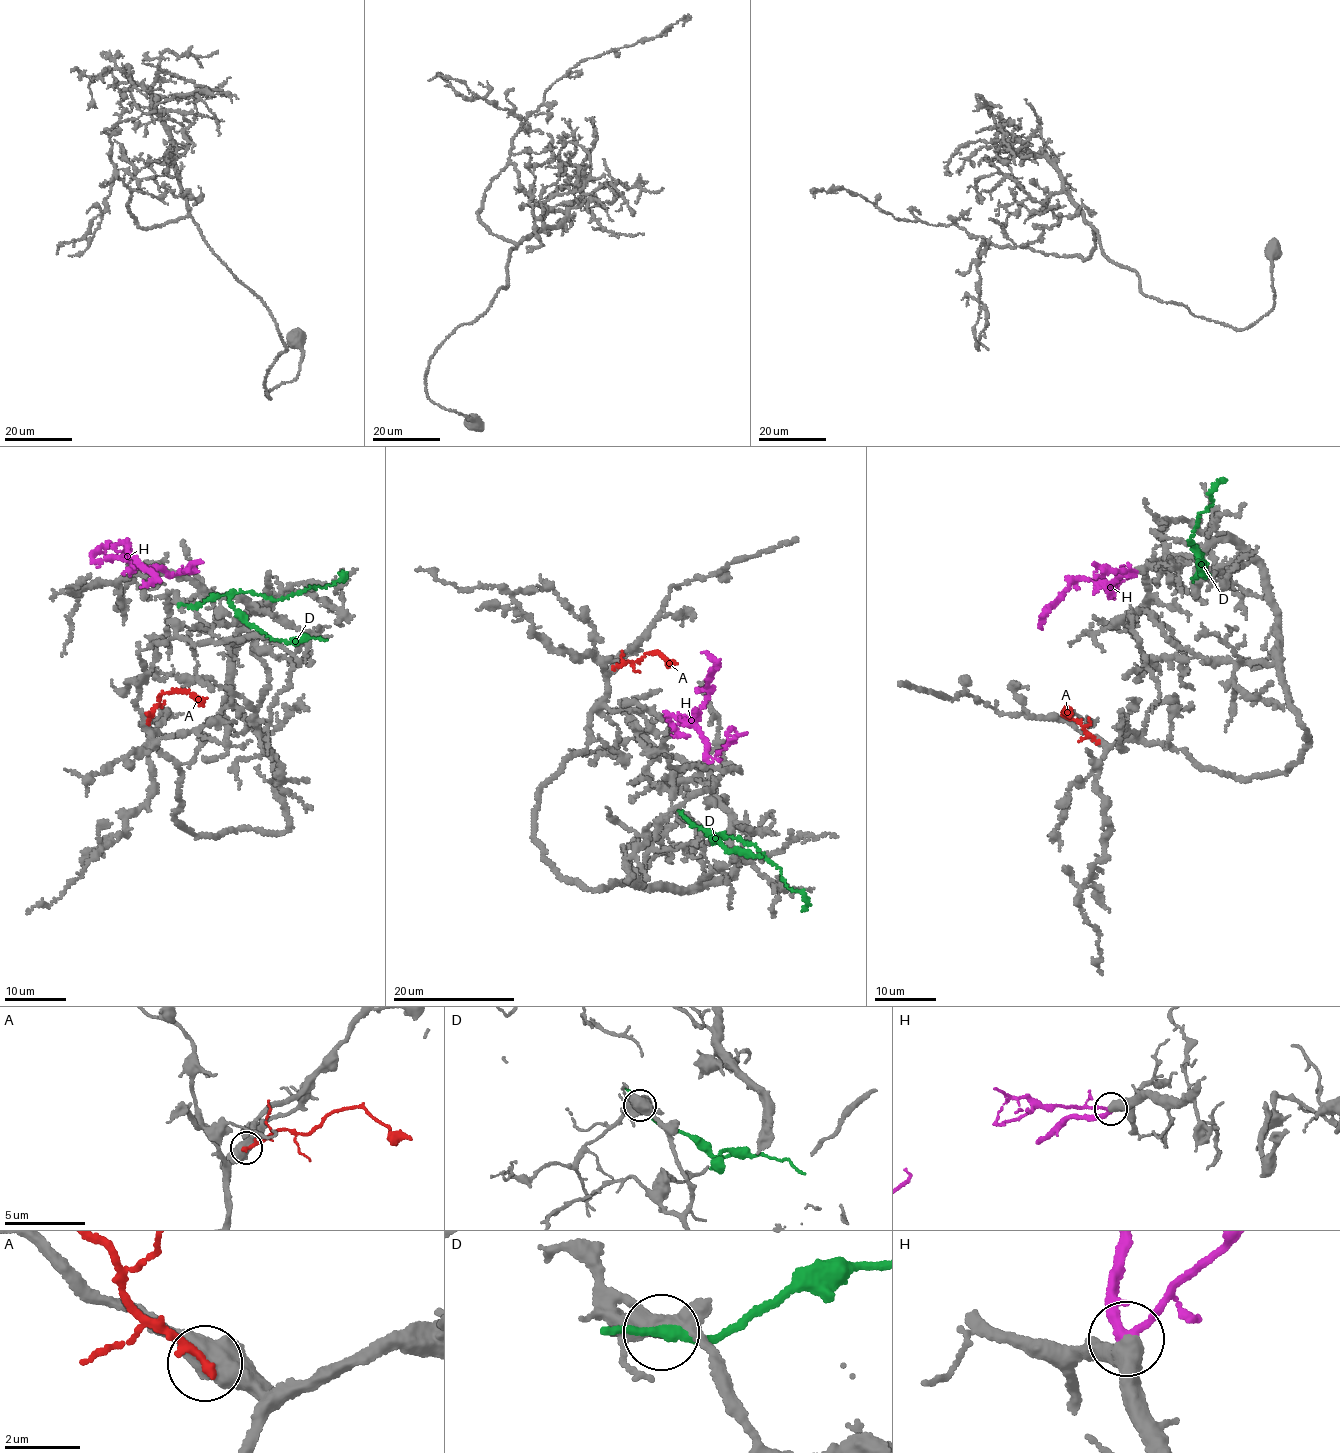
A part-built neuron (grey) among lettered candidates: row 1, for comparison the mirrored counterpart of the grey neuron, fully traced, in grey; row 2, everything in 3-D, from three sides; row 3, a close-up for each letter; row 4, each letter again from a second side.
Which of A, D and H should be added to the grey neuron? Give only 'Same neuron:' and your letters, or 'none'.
Same neuron: H

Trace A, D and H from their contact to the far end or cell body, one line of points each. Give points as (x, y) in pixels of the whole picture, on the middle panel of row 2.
A: (614, 667), (628, 661), (634, 663), (657, 651), (669, 663), (676, 664)
D: (684, 818), (713, 837), (739, 837), (755, 846), (777, 867), (784, 883), (802, 892), (807, 903), (801, 910)
H: (709, 764), (707, 742), (695, 721), (696, 711), (708, 695), (708, 681), (717, 664), (701, 653)

